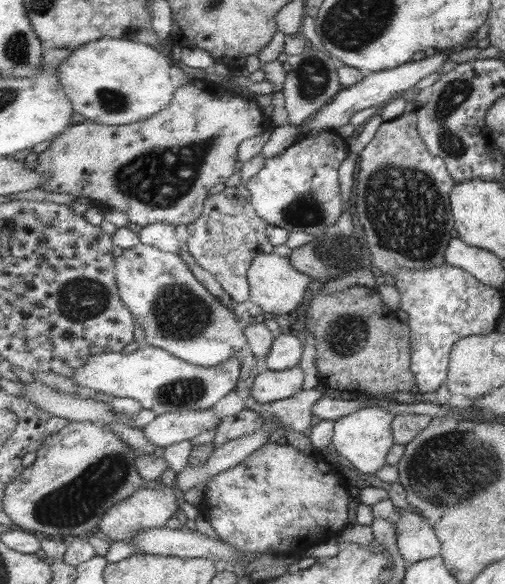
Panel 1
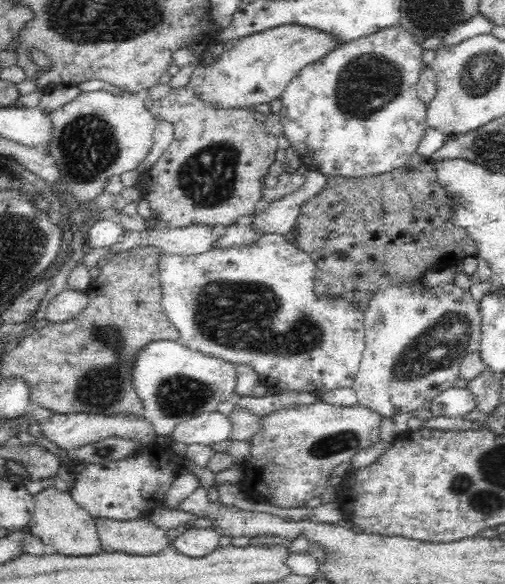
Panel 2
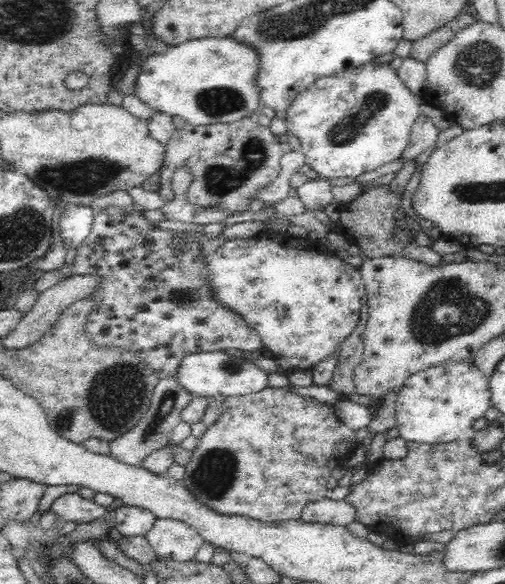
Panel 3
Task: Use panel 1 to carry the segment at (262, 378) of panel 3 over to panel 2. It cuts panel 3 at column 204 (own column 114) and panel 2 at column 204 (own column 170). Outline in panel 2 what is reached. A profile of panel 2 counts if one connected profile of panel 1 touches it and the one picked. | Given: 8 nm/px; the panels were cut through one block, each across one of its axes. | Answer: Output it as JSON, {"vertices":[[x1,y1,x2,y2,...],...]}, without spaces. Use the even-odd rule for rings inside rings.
{"vertices":[[152,340,136,354,136,361,132,368,132,385,143,404,143,418,154,428,154,434,169,437,172,430,180,422,189,420,203,412,218,410,218,405,226,400,234,399,237,374,233,364,220,360,220,357,204,355,200,351,190,351,178,340]]}

